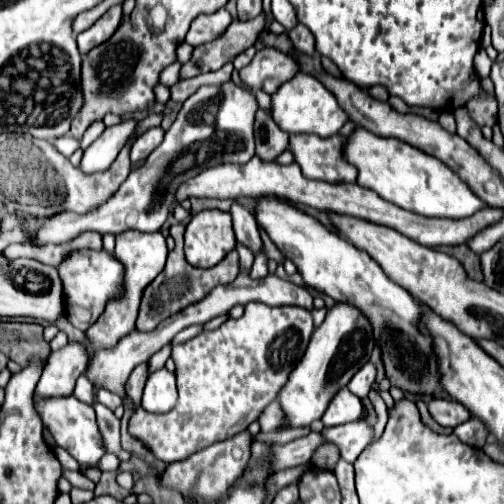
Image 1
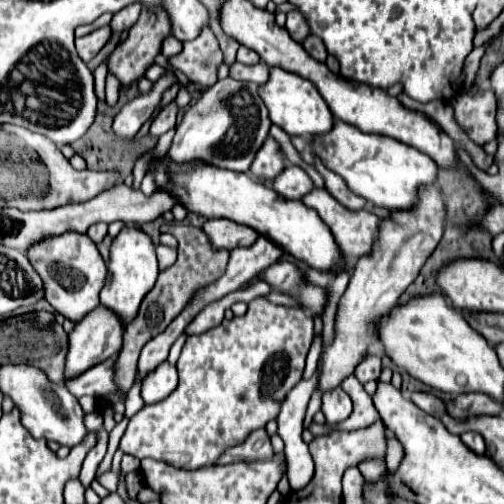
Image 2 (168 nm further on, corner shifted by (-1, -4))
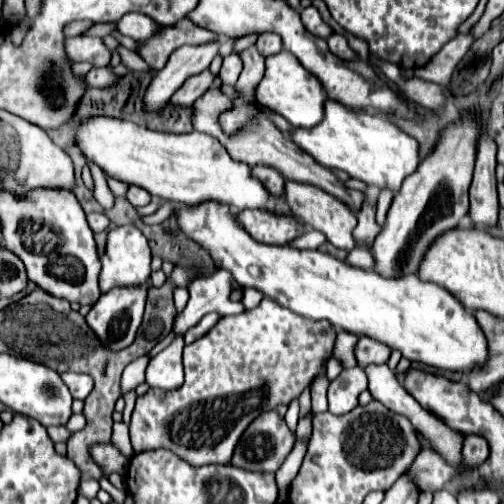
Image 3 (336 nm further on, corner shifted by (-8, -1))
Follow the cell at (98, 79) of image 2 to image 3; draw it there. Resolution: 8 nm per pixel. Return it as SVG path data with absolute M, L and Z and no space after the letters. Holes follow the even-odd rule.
M126 13L120 21L118 21L118 31L122 35L128 35L136 41L144 41L150 39L160 25L156 25L150 17L144 17L142 13Z

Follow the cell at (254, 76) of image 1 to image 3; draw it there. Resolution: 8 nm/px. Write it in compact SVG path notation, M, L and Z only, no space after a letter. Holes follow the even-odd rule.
M236 53L224 57L224 61L222 61L222 69L220 69L220 79L222 79L222 83L226 83L226 85L234 85L240 73L242 73L242 59L236 57Z

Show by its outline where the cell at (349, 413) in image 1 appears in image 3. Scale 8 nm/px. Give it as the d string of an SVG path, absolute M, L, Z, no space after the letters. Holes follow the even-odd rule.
M360 367L344 369L328 387L328 411L334 415L350 413L358 407L358 395L368 389L366 373Z

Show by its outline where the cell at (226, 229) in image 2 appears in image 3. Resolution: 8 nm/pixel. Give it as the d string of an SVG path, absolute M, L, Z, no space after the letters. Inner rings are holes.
M244 209L234 215L240 227L258 243L266 245L286 245L292 237L298 237L302 231L302 223L292 219L290 215L272 215L260 209Z

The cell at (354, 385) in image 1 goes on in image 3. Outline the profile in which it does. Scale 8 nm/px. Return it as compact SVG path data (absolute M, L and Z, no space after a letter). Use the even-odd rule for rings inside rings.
M360 337L358 345L356 345L356 359L360 367L368 367L368 365L382 365L388 361L390 357L390 349L380 345L378 341L372 341L368 337Z

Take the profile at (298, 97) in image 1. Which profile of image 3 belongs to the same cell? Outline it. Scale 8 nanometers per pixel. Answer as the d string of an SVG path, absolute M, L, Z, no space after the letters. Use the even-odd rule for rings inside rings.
M284 51L266 59L266 73L264 73L260 85L256 87L256 97L264 107L272 109L274 113L280 113L296 129L314 127L314 125L322 123L322 119L324 119L324 101L326 101L324 87L312 73L308 73L300 65L300 61L296 61L296 57L292 57L290 53L284 53Z

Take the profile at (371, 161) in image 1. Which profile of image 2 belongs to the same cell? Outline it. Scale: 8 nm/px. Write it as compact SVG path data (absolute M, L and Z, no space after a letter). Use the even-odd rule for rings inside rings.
M335 120L325 136L313 136L313 154L333 172L337 172L357 196L389 210L407 210L417 204L421 184L431 184L437 178L437 164L417 148L409 148L387 136L369 136L343 120Z

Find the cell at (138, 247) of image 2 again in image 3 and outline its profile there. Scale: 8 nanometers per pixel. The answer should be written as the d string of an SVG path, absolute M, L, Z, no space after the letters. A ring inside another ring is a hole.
M122 225L108 231L108 245L106 253L102 255L102 273L100 273L100 289L102 293L108 293L114 287L140 287L146 285L152 273L150 267L152 253L148 239L142 235L142 231L134 225Z

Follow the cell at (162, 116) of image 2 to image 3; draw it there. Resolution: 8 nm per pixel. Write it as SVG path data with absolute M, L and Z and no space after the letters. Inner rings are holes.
M206 69L204 73L200 73L200 75L196 75L196 77L190 77L190 79L172 95L170 103L172 103L172 105L184 105L184 107L192 105L198 97L202 97L202 95L208 91L208 87L212 85L212 79L214 79L214 75L210 75L208 69Z

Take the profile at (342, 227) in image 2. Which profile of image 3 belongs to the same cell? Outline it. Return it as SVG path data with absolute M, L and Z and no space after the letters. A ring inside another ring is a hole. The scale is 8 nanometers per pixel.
M286 181L286 189L284 189L284 197L288 207L292 209L292 213L302 219L306 225L312 225L314 229L322 231L326 235L326 239L338 247L338 249L346 249L352 251L356 247L356 237L354 237L354 227L356 227L356 213L352 209L348 209L348 205L336 197L332 197L330 193L326 193L320 187L314 185L304 185L304 183L296 183L296 181Z

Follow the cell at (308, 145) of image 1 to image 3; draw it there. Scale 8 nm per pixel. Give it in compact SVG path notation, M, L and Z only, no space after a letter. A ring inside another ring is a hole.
M364 195L364 203L358 211L358 225L356 225L358 247L362 247L362 243L368 243L368 247L370 247L376 233L380 231L374 217L376 217L376 199L370 197L370 195Z

